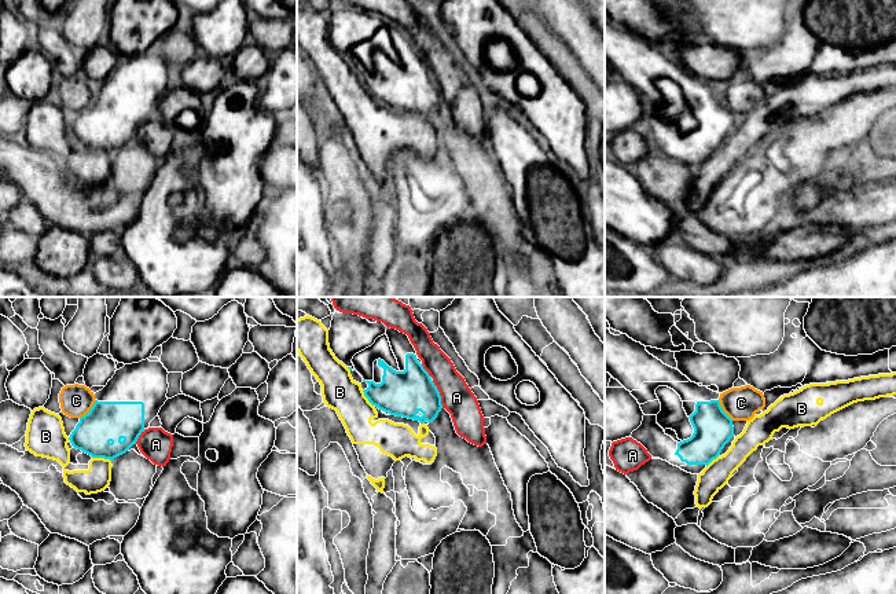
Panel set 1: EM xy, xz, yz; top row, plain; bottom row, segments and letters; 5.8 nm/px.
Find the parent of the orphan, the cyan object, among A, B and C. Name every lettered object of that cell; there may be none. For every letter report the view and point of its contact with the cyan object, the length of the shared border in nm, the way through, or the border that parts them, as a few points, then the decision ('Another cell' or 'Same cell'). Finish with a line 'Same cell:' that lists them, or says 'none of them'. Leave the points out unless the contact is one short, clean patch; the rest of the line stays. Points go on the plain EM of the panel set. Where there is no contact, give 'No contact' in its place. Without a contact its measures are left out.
A: Touches cyan at xz (439, 87). Shared border 170 nm. Boundary: xz (432, 73), (439, 84), (443, 99). Another cell
B: Touches cyan at xy (102, 149). Shared border 110 nm. Another cell
C: Touches cyan at xy (90, 102). Shared border 140 nm. Boundary: xy (95, 92), (92, 99), (80, 110). Another cell
Same cell: none of them

